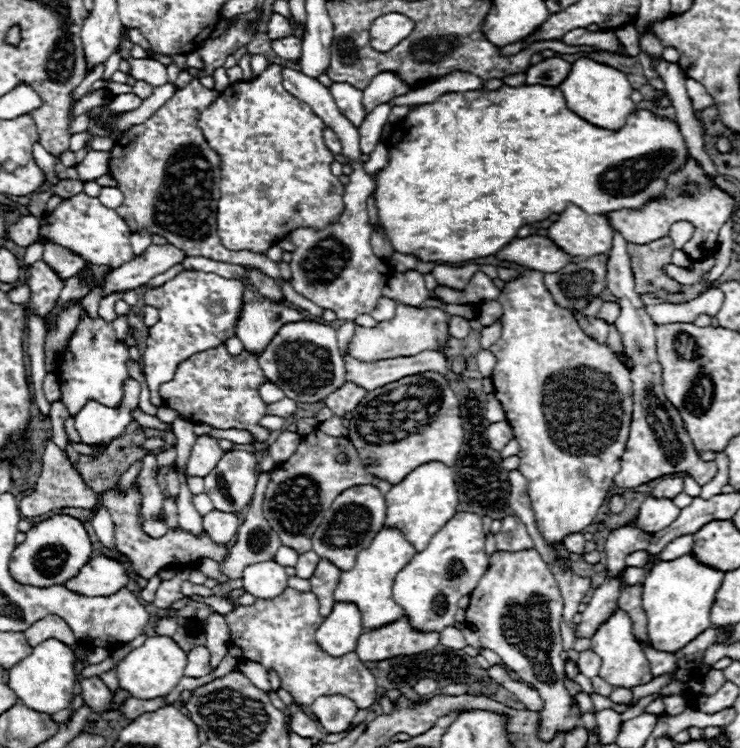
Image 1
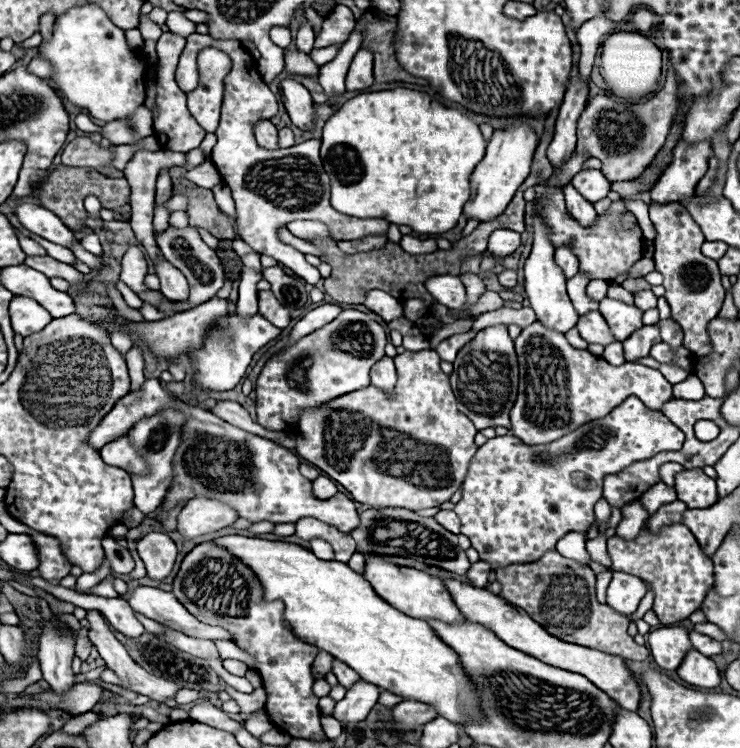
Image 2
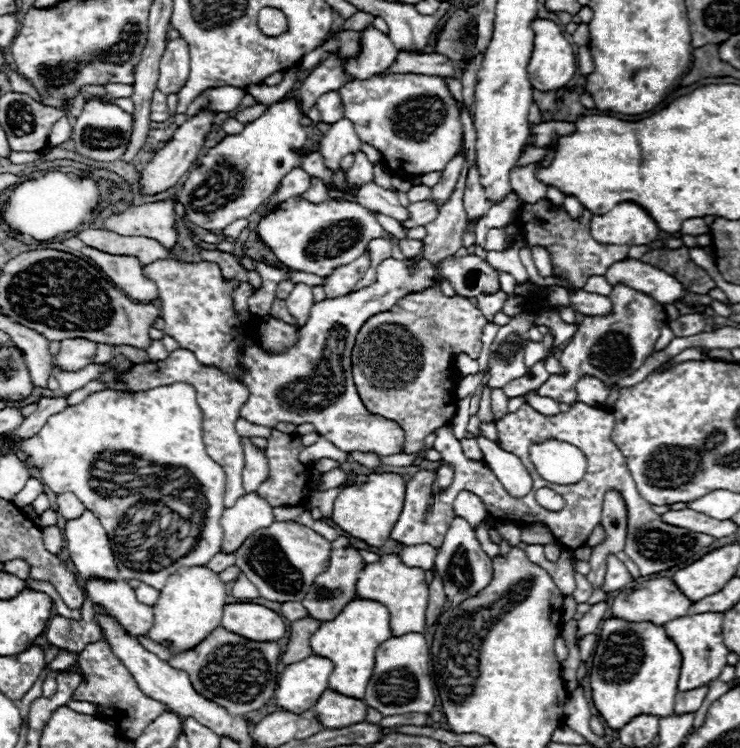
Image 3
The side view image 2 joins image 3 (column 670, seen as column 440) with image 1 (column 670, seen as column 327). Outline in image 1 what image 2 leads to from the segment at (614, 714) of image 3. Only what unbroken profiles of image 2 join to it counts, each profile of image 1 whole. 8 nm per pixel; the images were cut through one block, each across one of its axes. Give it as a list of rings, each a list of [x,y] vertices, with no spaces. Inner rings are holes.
[[[692,554],[656,564],[642,580],[642,608],[648,616],[648,636],[656,650],[678,652],[712,626],[710,608],[724,572],[698,562]]]

